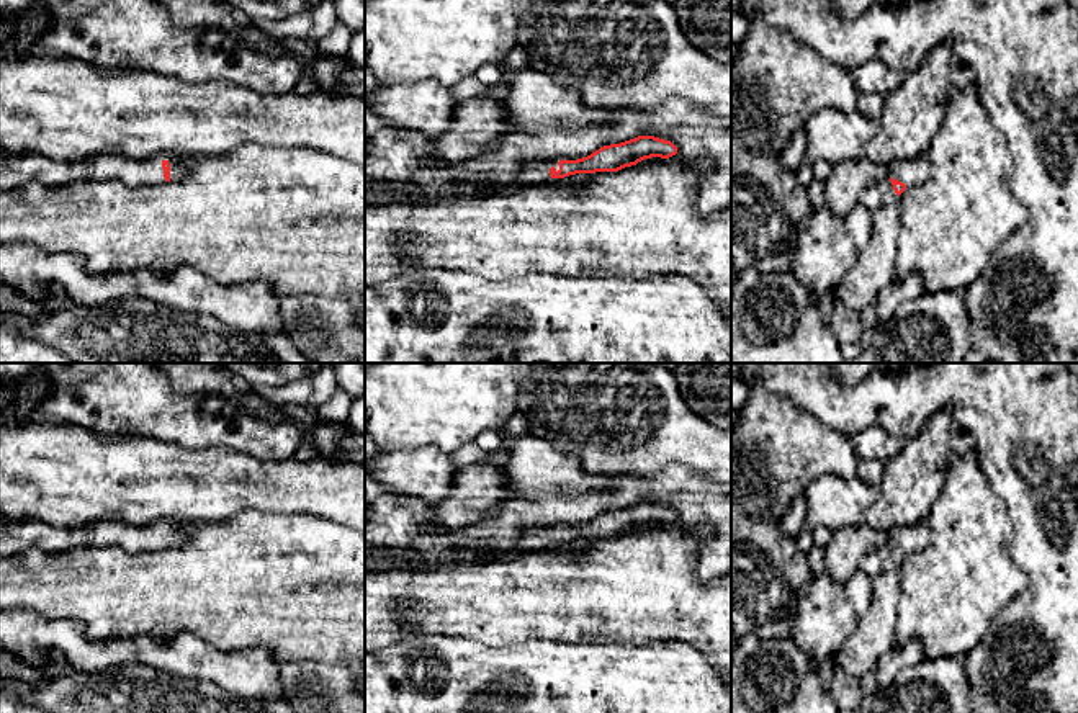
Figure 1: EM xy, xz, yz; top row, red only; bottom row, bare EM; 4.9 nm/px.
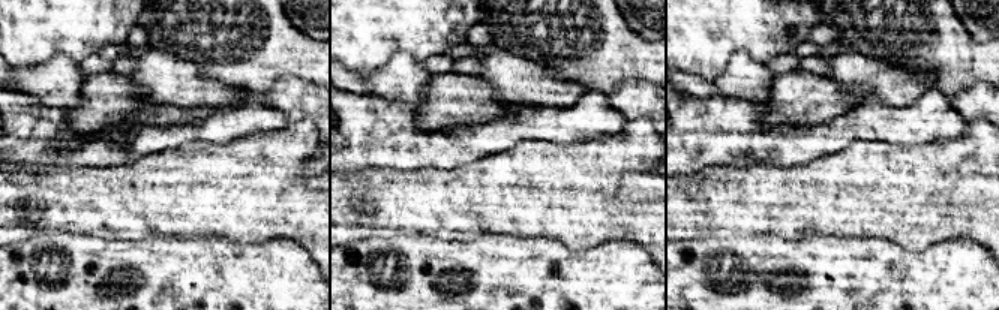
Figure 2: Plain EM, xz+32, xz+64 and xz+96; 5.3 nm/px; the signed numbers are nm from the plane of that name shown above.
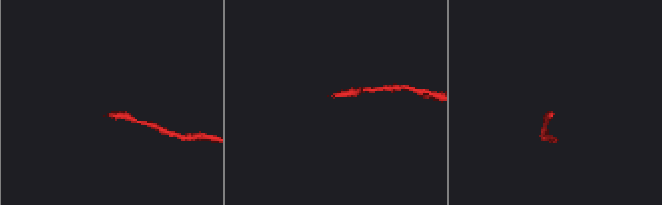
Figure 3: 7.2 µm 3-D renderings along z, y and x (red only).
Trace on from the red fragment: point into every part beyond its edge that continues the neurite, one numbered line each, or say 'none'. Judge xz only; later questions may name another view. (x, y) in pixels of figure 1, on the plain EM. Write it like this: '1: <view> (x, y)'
1: xz (535, 538)

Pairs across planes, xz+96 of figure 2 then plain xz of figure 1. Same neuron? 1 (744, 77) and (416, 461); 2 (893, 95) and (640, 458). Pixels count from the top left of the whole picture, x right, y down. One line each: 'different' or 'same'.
1: same
2: different

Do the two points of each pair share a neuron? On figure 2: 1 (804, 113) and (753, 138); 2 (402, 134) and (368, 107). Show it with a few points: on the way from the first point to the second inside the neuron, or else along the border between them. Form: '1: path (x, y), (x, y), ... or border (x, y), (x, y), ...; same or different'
1: border (762, 104), (765, 108), (765, 126), (815, 125); different
2: path (393, 132), (377, 116); same

